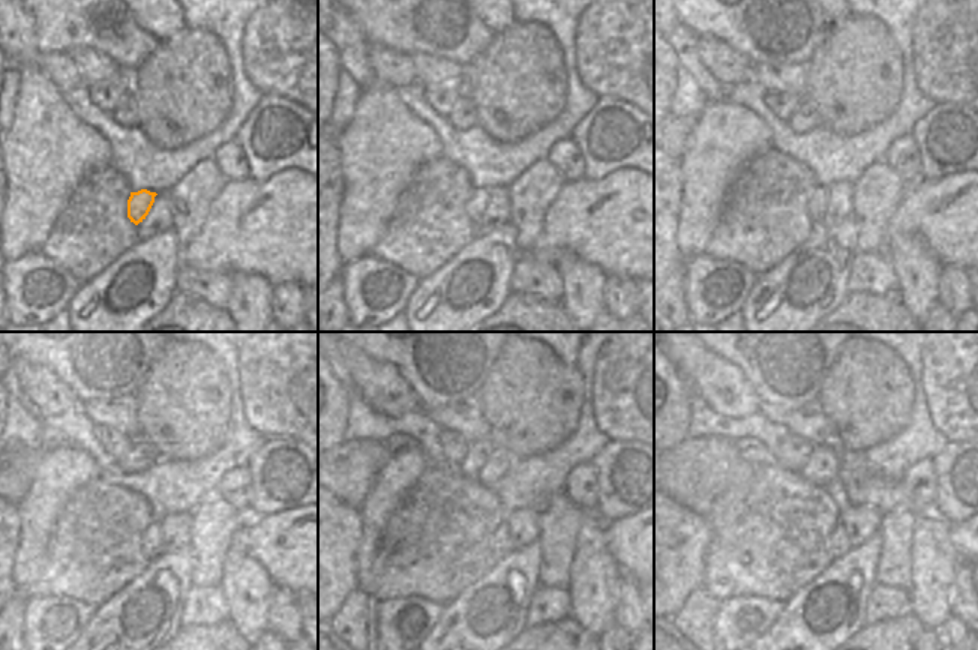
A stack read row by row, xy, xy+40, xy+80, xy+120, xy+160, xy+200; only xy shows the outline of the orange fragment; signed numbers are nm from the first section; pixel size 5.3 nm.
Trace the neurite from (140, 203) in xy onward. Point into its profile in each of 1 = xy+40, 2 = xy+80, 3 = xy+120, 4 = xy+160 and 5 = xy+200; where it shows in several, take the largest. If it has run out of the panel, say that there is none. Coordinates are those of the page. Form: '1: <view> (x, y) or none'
1: xy+40 (479, 198)
2: xy+80 (816, 206)
3: xy+120 (150, 544)
4: xy+160 (500, 544)
5: xy+200 (839, 544)

